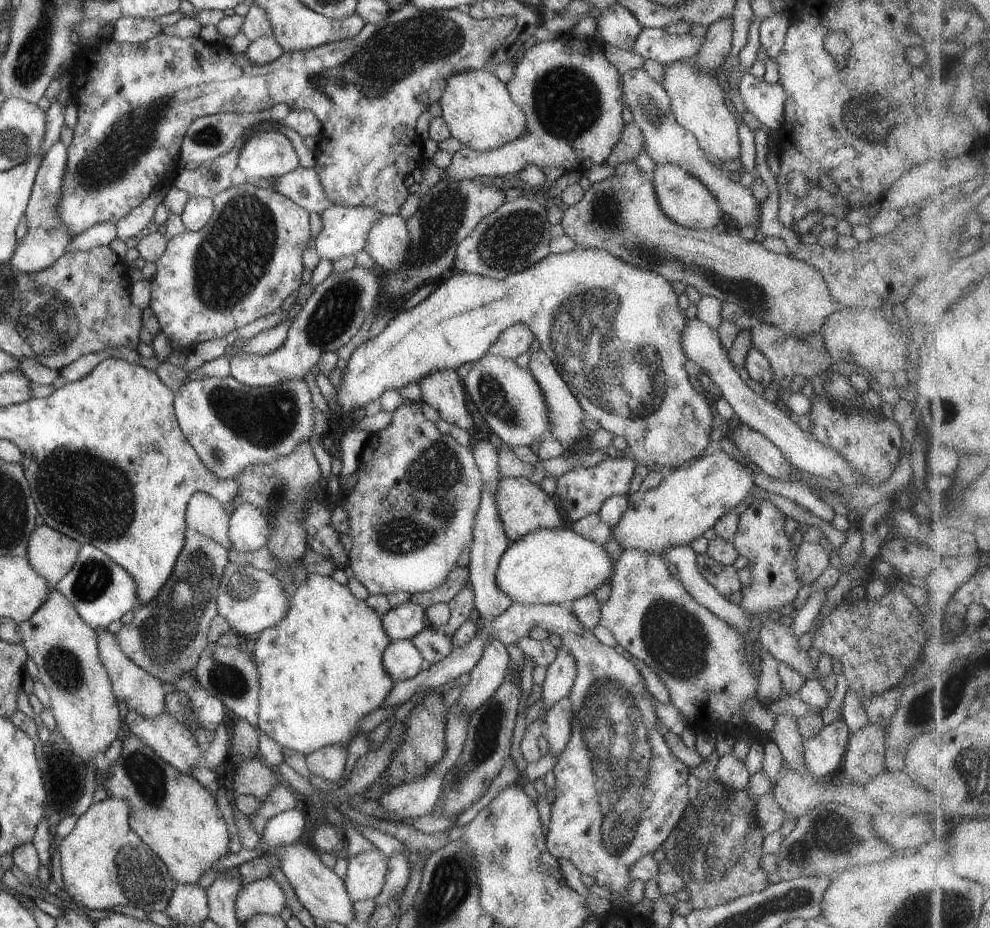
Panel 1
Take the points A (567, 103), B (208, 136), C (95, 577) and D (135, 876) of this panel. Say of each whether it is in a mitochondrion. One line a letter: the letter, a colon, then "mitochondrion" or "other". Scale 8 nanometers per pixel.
A: mitochondrion
B: mitochondrion
C: mitochondrion
D: mitochondrion

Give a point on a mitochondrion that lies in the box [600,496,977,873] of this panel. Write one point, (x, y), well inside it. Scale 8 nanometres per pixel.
(675, 639)

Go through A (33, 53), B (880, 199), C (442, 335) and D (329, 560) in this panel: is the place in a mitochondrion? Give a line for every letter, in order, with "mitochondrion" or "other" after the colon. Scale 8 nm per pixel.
A: mitochondrion
B: other
C: other
D: other

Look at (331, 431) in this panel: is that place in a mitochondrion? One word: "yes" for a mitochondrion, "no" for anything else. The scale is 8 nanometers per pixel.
no

